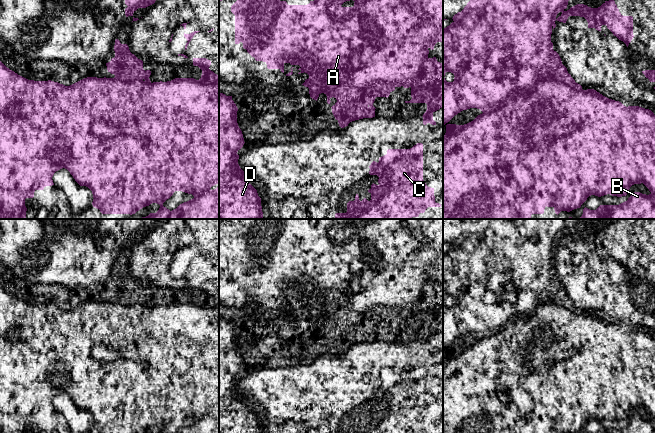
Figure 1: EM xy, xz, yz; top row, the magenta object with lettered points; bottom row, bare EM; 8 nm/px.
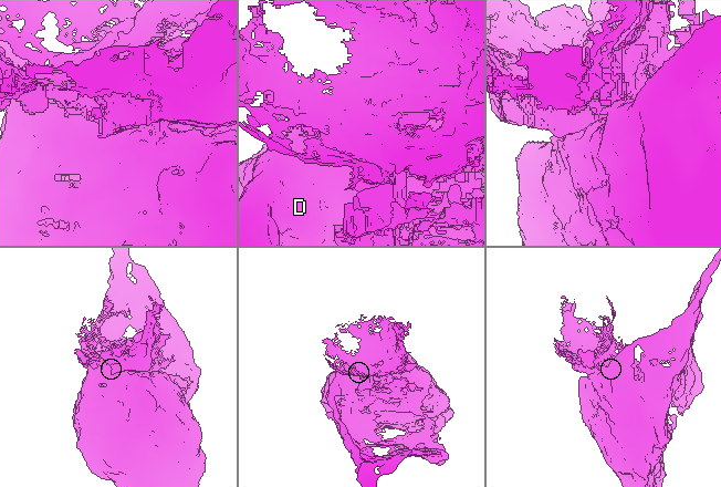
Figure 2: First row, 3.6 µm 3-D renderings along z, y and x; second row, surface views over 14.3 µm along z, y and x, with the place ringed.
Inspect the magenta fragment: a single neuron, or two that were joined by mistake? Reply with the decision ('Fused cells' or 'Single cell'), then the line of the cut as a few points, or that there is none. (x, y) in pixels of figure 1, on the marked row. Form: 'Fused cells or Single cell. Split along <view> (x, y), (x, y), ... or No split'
Fused cells. Split along yz (454, 21), (488, 5), (510, 41), (504, 67), (581, 89)

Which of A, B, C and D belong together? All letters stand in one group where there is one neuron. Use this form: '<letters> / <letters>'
A / B C D

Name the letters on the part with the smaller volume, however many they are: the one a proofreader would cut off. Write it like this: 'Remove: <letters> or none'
Remove: A

